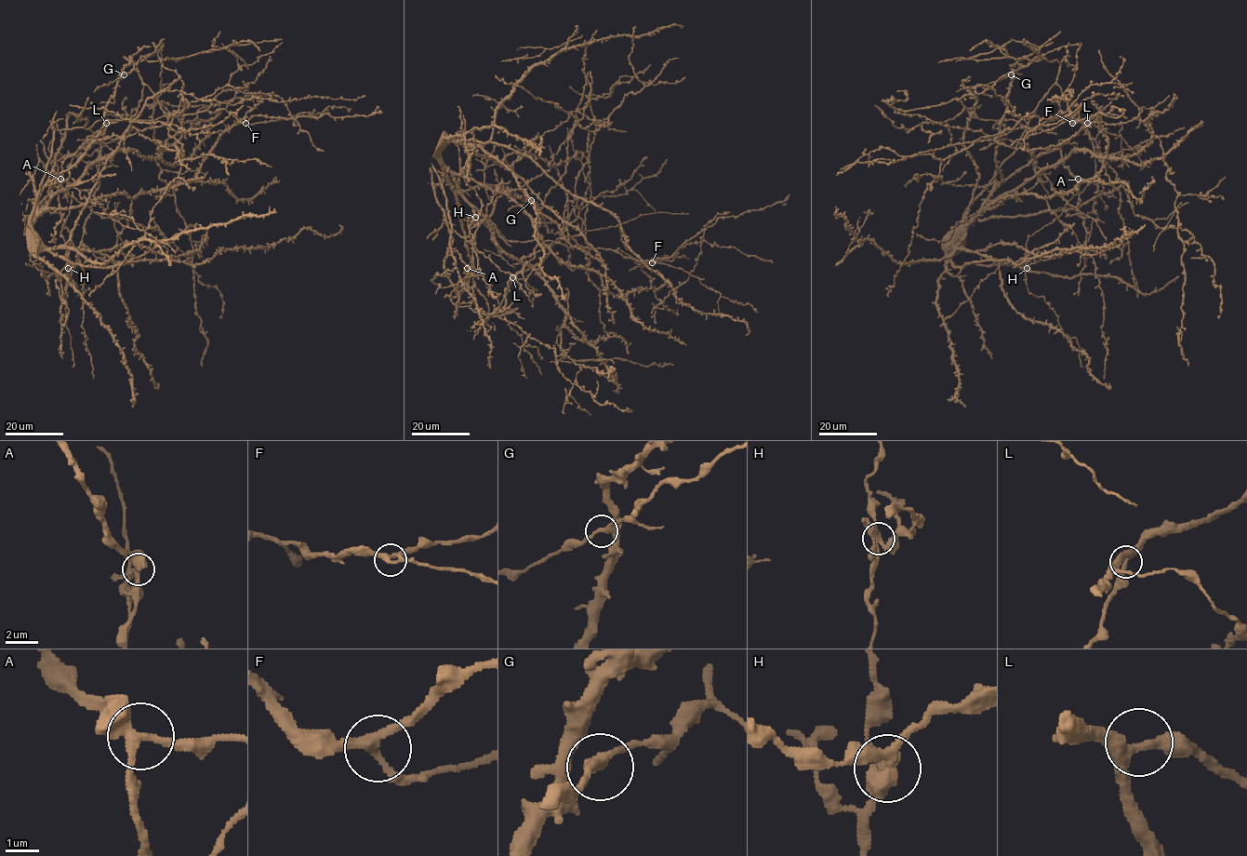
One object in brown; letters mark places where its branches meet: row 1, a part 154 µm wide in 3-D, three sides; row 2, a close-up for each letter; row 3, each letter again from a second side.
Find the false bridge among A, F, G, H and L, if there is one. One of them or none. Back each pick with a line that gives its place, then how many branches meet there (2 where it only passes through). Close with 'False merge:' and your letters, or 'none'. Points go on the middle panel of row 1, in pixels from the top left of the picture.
H: Place: (475, 217). Branches: 3
False merge: H

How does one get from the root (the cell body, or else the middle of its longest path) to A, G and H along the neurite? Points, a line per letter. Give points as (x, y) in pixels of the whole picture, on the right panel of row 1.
A: (1060, 145), (1010, 175), (963, 230), (947, 271), (969, 298), (1001, 264), (1026, 268), (1081, 247), (1078, 179)
G: (1060, 145), (1041, 153), (1003, 180), (997, 167), (996, 147), (1011, 85), (1013, 73), (1011, 74)
H: (1060, 145), (1037, 155), (995, 189), (963, 230), (947, 264), (969, 298), (1001, 264), (1028, 268)

